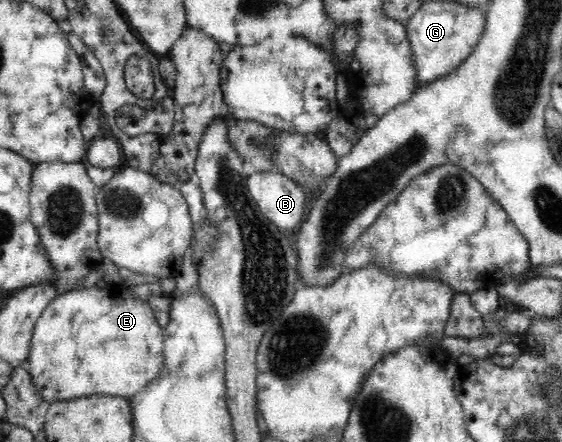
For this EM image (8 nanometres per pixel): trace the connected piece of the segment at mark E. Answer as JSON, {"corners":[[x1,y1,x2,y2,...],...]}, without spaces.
{"corners":[[113,285,106,289,79,288,56,296,36,322,28,351,28,371,37,391,48,403,68,401,92,393,108,393,130,399,148,383,154,382,162,369,165,329,160,327,152,308,143,299,132,294,128,285]]}

